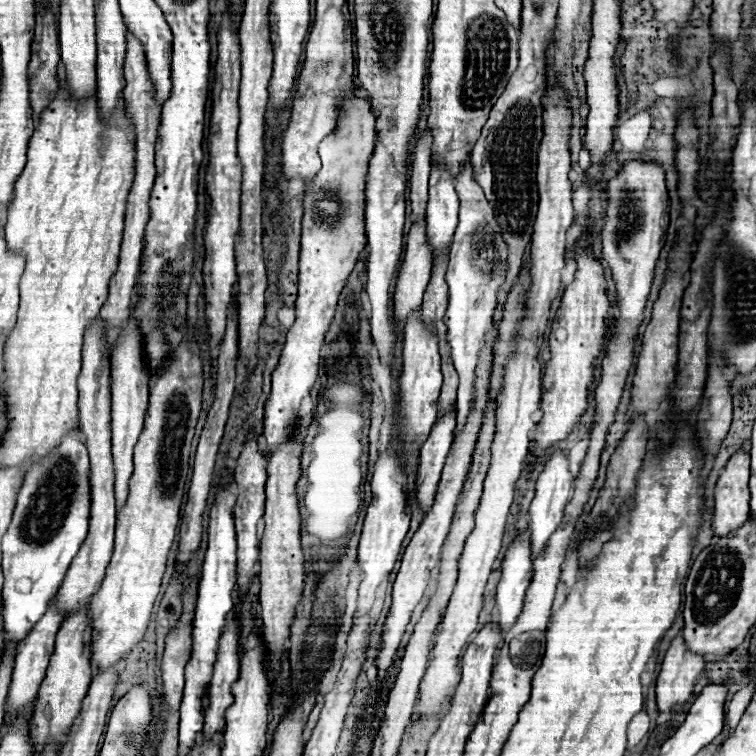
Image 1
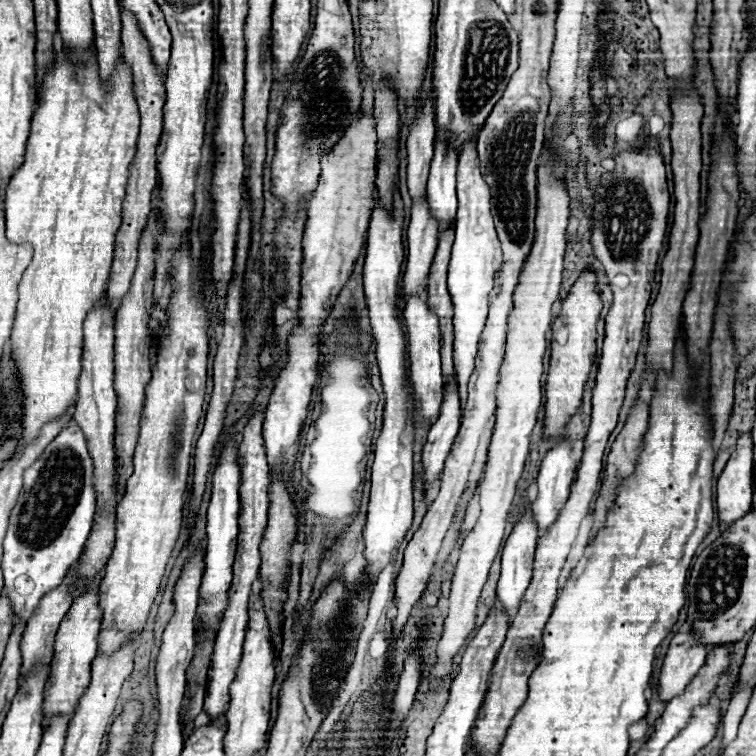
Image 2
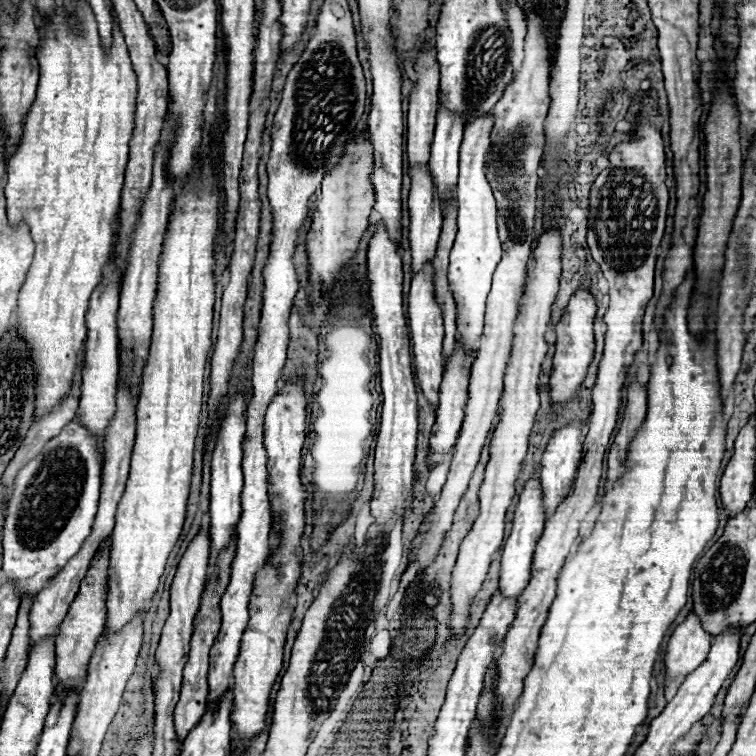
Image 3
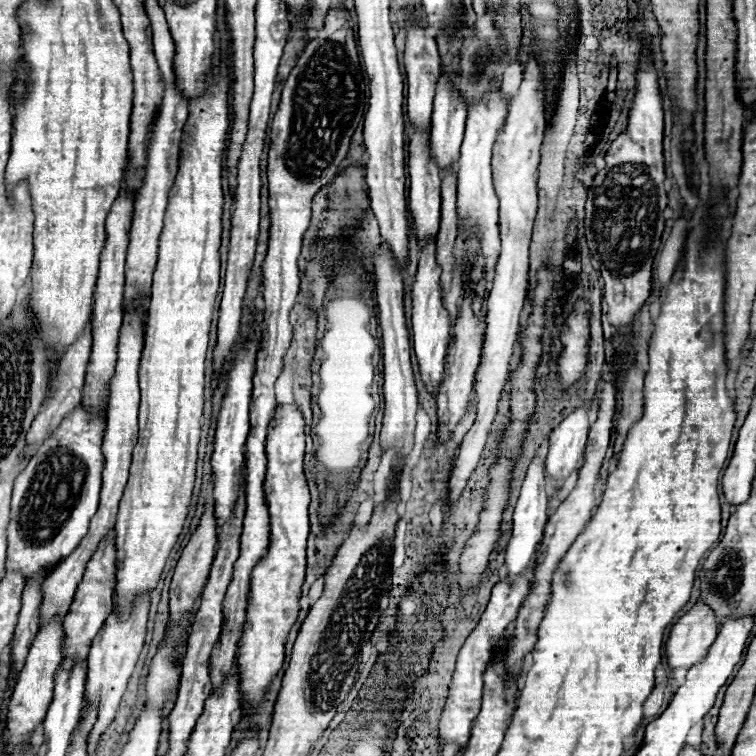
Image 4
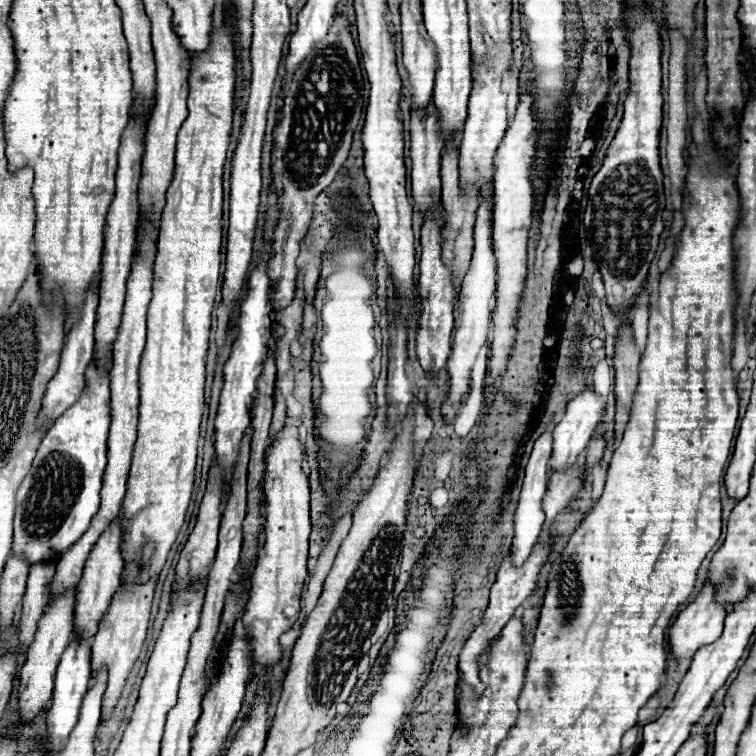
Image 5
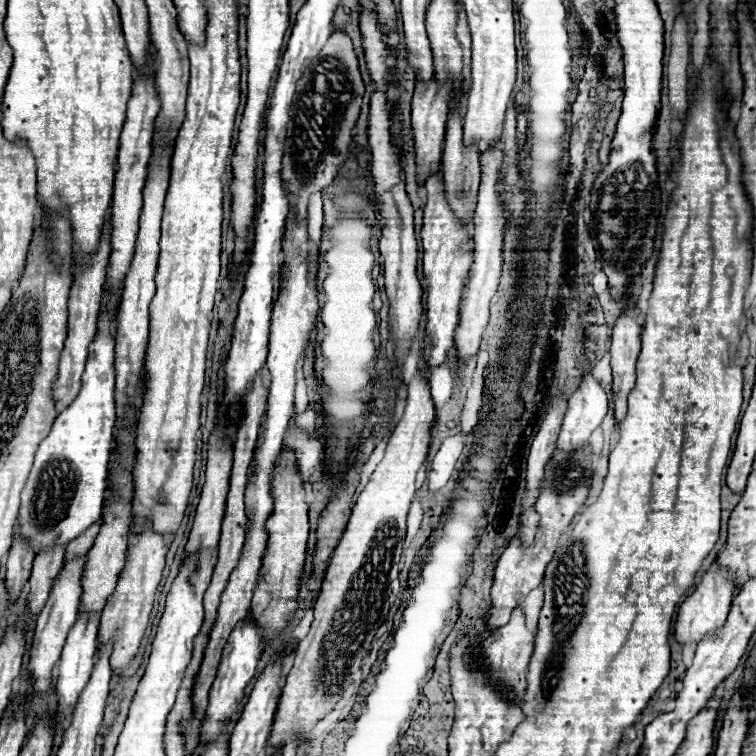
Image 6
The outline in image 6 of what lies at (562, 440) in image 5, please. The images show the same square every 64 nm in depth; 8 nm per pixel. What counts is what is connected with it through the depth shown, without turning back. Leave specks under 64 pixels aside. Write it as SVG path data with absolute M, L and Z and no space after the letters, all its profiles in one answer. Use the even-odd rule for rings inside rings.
M590 370L584 372L580 388L568 398L568 412L562 422L558 436L558 448L572 452L584 446L590 434L600 426L608 410L608 396L602 384L592 376Z

